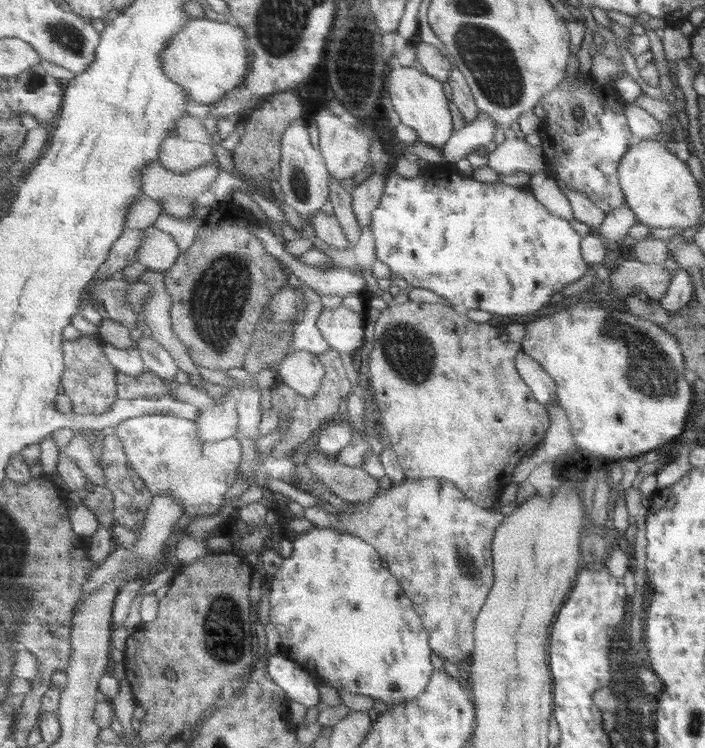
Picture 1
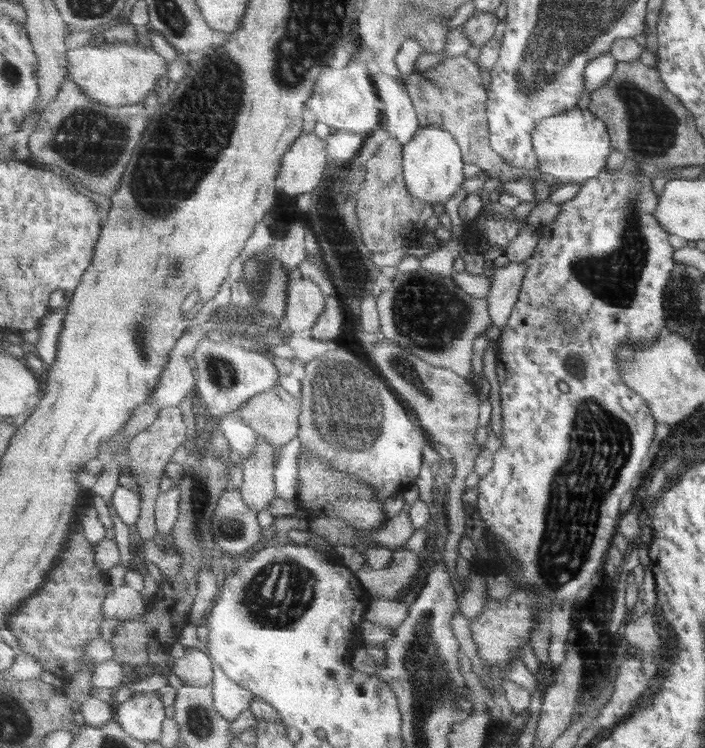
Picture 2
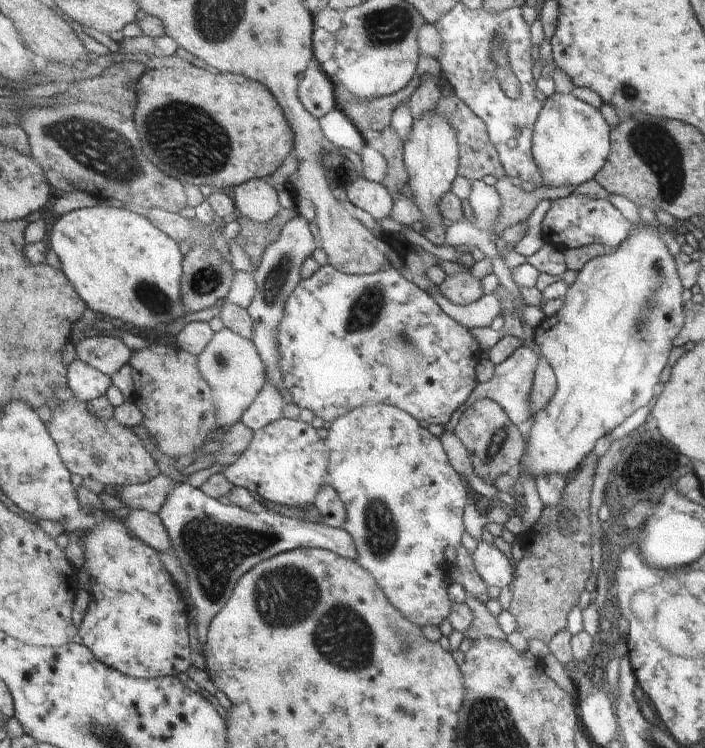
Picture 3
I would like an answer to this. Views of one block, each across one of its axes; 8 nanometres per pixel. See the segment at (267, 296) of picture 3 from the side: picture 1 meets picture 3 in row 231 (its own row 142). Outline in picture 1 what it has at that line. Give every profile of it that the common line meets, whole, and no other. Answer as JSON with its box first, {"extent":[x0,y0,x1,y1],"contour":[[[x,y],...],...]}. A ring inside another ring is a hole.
{"extent":[278,116,331,222],"contour":[[[305,116],[285,130],[282,138],[281,176],[278,182],[284,202],[293,207],[303,220],[311,222],[317,212],[326,209],[329,192],[331,192],[328,184],[331,174],[322,152],[311,146],[307,125]]]}

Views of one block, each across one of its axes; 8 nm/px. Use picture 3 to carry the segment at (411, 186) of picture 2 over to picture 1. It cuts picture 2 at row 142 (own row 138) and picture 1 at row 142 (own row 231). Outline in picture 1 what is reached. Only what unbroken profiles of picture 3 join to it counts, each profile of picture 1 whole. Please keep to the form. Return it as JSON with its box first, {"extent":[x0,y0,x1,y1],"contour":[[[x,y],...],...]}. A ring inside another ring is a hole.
{"extent":[386,66,456,150],"contour":[[[415,66],[400,67],[388,71],[386,90],[400,121],[414,128],[425,144],[443,150],[456,130],[446,84]]]}

